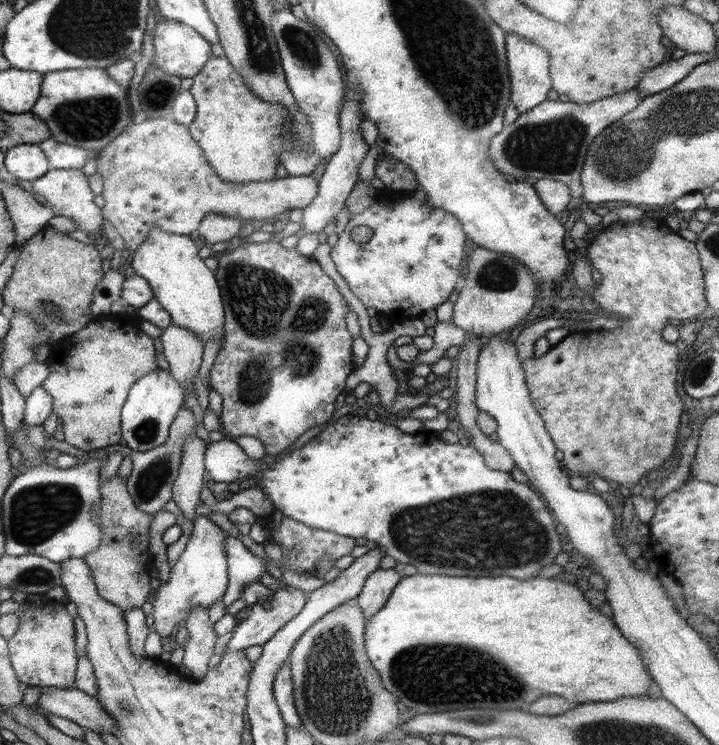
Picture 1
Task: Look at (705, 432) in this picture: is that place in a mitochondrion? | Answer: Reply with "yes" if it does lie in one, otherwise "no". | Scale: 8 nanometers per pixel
no

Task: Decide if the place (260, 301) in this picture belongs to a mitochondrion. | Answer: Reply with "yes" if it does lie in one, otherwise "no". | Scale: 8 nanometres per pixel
yes

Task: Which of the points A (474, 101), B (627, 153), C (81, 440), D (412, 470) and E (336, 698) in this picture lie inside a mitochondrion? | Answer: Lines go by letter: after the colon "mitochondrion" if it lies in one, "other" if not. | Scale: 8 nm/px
A: mitochondrion
B: mitochondrion
C: other
D: other
E: mitochondrion

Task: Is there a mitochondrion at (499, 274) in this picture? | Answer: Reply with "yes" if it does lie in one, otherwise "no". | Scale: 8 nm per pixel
yes

